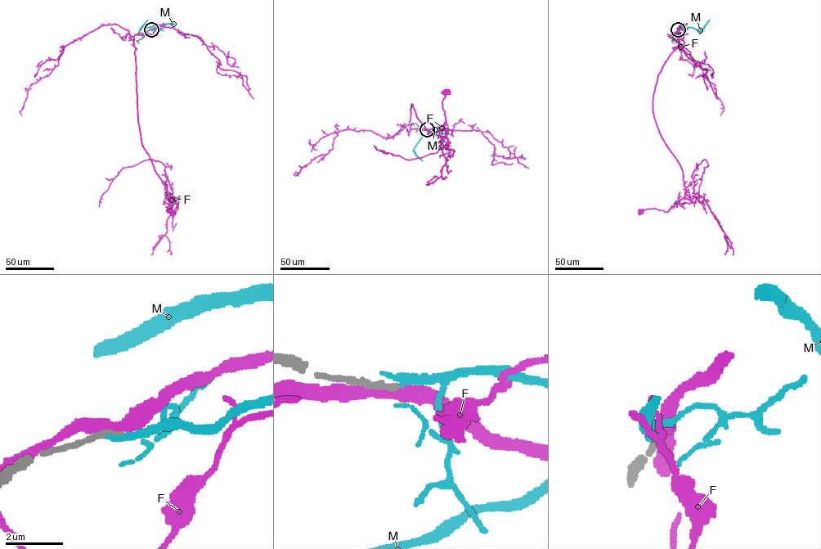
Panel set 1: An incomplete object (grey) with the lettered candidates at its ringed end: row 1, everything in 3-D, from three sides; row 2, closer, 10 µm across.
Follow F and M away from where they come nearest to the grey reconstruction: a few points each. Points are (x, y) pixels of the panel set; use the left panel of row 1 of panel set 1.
F: (151, 29), (134, 36), (138, 121), (141, 145), (171, 197), (170, 212), (168, 209), (171, 211)
M: (152, 29), (159, 26), (142, 28), (139, 30), (147, 19)

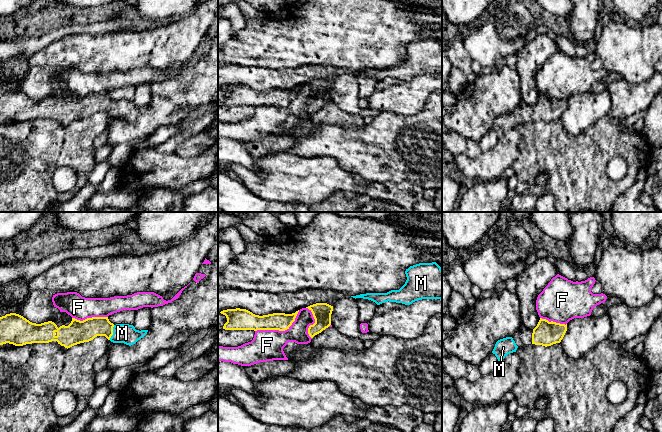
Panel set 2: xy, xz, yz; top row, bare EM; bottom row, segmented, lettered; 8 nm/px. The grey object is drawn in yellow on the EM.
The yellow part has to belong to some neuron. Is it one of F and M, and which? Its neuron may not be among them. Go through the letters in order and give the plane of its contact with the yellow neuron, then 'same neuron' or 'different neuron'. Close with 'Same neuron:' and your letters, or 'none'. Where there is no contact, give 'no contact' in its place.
F: xz | different neuron
M: xy | same neuron
Same neuron: M

